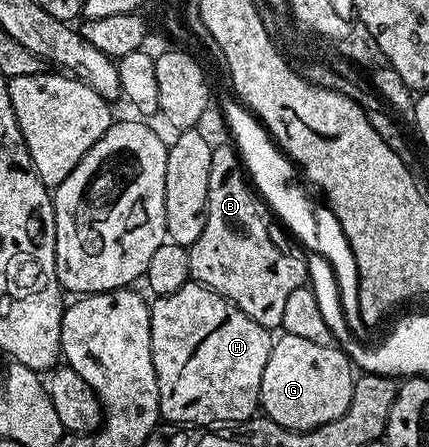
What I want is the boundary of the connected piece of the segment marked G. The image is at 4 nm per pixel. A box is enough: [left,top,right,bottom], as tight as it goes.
[260,333,356,431]

